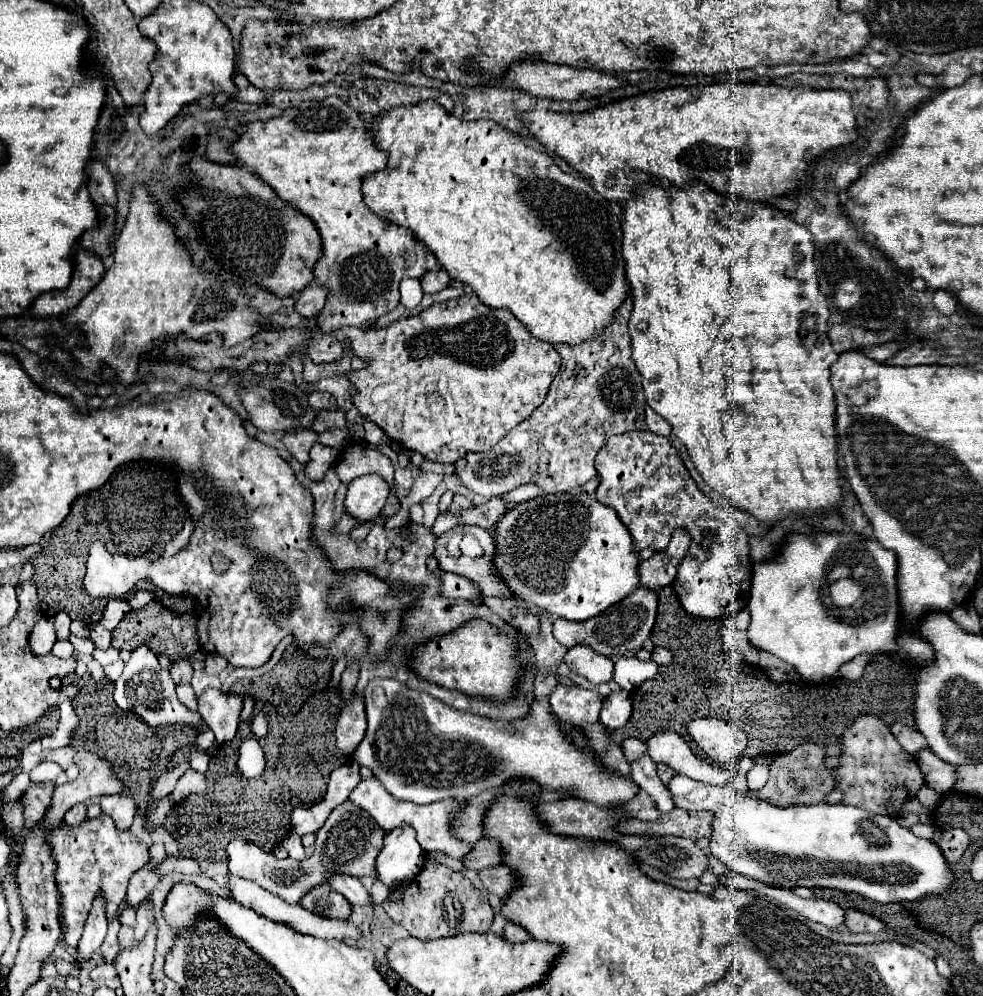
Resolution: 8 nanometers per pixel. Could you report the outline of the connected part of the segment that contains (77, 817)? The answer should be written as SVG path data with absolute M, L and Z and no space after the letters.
M79 803L79 805L75 805L75 807L71 807L67 813L65 813L65 825L69 825L69 827L79 827L83 821L87 819L87 807L85 807L85 803Z

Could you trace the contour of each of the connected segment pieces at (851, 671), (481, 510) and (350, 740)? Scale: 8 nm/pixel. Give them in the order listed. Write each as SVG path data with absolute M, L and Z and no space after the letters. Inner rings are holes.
M867 654L855 657L853 660L849 661L849 663L845 663L845 665L841 667L841 671L839 671L840 677L845 677L845 679L849 679L850 681L858 681L862 677L867 663L872 658L873 656Z
M495 497L491 499L489 503L485 505L479 505L479 507L471 507L471 509L465 509L459 519L461 519L461 525L479 525L487 531L493 531L495 529L495 523L497 519L507 511L507 503L501 499L501 497Z
M355 695L347 703L347 707L341 713L341 717L337 719L337 727L335 727L337 747L345 755L353 755L353 749L357 749L357 745L365 737L365 729L367 729L367 719L365 719L363 697L361 695Z

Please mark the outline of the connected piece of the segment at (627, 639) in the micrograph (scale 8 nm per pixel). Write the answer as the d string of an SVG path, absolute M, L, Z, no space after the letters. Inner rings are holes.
M639 587L619 603L611 605L603 613L587 619L587 621L567 621L555 619L553 621L553 635L555 639L571 649L573 645L587 645L593 651L607 655L607 657L627 657L643 647L643 641L649 637L657 613L657 595L651 589Z

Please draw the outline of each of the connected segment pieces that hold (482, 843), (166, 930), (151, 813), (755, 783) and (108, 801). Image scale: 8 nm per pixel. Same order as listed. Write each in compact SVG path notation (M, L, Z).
M479 839L473 849L461 859L463 863L463 869L483 869L483 867L493 867L493 865L499 865L501 863L501 857L499 857L499 845L497 843L491 843L487 839Z
M163 921L162 927L159 928L159 932L157 935L157 957L159 957L159 955L165 955L165 947L167 947L167 945L171 945L172 947L173 942L173 932L171 931L169 925L167 925L167 922Z
M165 795L163 799L157 799L157 801L147 809L147 813L145 813L145 831L147 831L149 835L153 835L157 829L163 827L165 819L167 819L167 815L169 815L169 811L171 811L171 805L173 805L171 797Z
M755 763L753 769L747 773L747 781L749 781L749 789L761 789L767 783L767 773L769 773L769 765L765 763Z
M105 795L105 797L101 797L101 809L115 821L117 829L127 831L131 827L133 817L135 817L135 801L131 797Z

